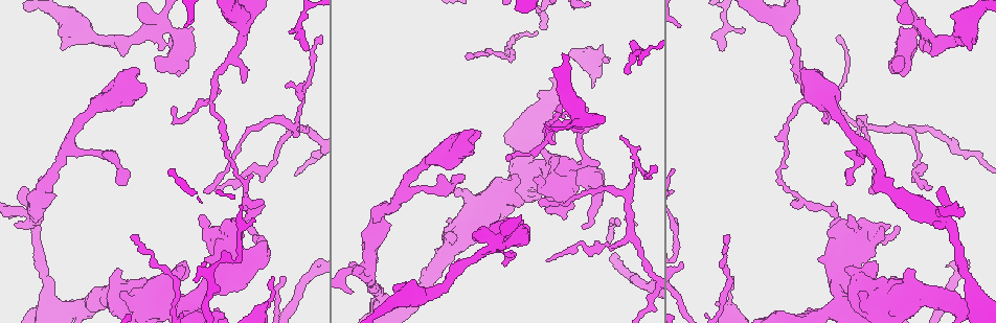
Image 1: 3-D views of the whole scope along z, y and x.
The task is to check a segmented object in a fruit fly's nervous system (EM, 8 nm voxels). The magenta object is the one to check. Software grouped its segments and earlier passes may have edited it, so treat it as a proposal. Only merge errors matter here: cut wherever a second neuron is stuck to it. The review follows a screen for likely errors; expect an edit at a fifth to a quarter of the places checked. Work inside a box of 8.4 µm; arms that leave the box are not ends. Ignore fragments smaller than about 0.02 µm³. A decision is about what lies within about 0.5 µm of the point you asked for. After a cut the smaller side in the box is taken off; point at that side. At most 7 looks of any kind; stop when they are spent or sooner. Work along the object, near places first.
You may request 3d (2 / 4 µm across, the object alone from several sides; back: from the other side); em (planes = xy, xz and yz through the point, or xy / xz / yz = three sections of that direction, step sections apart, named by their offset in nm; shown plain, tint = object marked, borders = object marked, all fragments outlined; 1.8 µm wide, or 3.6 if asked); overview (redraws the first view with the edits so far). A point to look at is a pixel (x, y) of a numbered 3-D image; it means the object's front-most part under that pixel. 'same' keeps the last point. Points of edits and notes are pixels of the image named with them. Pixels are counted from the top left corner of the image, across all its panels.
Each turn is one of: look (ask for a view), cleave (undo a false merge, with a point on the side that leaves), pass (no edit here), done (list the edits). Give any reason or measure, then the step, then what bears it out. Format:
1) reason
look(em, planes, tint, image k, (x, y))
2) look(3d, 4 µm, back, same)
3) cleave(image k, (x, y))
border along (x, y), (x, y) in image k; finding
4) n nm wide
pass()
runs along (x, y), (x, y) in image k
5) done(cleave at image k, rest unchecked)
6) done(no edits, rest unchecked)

three arms meet
look(em, planes, plain, image 1, (940, 217))

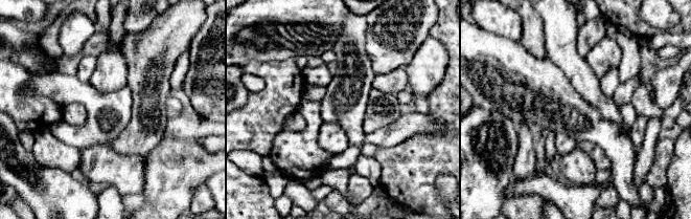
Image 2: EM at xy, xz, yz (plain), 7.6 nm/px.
what lies round it
look(em, planes, borders, same)

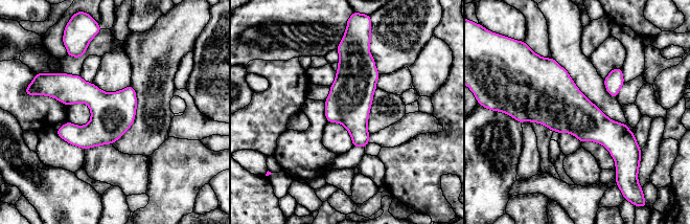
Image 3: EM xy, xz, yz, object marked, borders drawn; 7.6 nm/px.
pass()
one neuron here

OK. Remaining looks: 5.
sharp bend
look(3d, 4 µm, back, image 1, (580, 167))

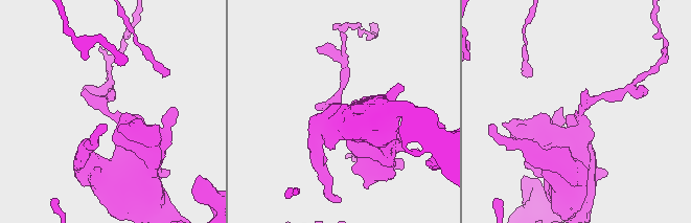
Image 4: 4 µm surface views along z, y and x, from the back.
now the EM
look(em, planes, tint, image 4, (107, 107))

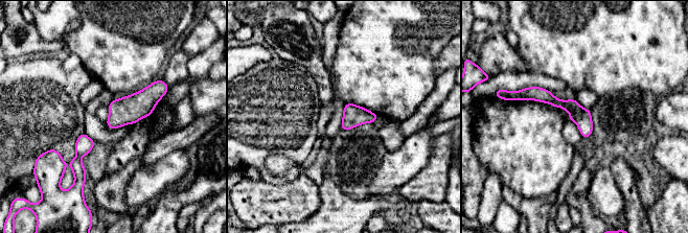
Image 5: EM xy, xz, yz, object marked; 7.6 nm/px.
cleave(image 5, (84, 145))
border along (76, 157), (79, 160) in image 5; two neurons meet here

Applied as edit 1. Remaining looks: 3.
three arms meet
look(em, xz, step 16, tint, image 1, (490, 248))

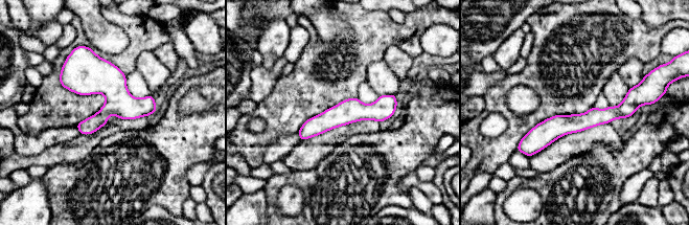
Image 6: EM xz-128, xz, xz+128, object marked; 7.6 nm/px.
pass()
runs along (637, 104), (524, 141) in image 6; all the same neuron

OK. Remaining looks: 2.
done(cleave at image 5, rest unchecked)

